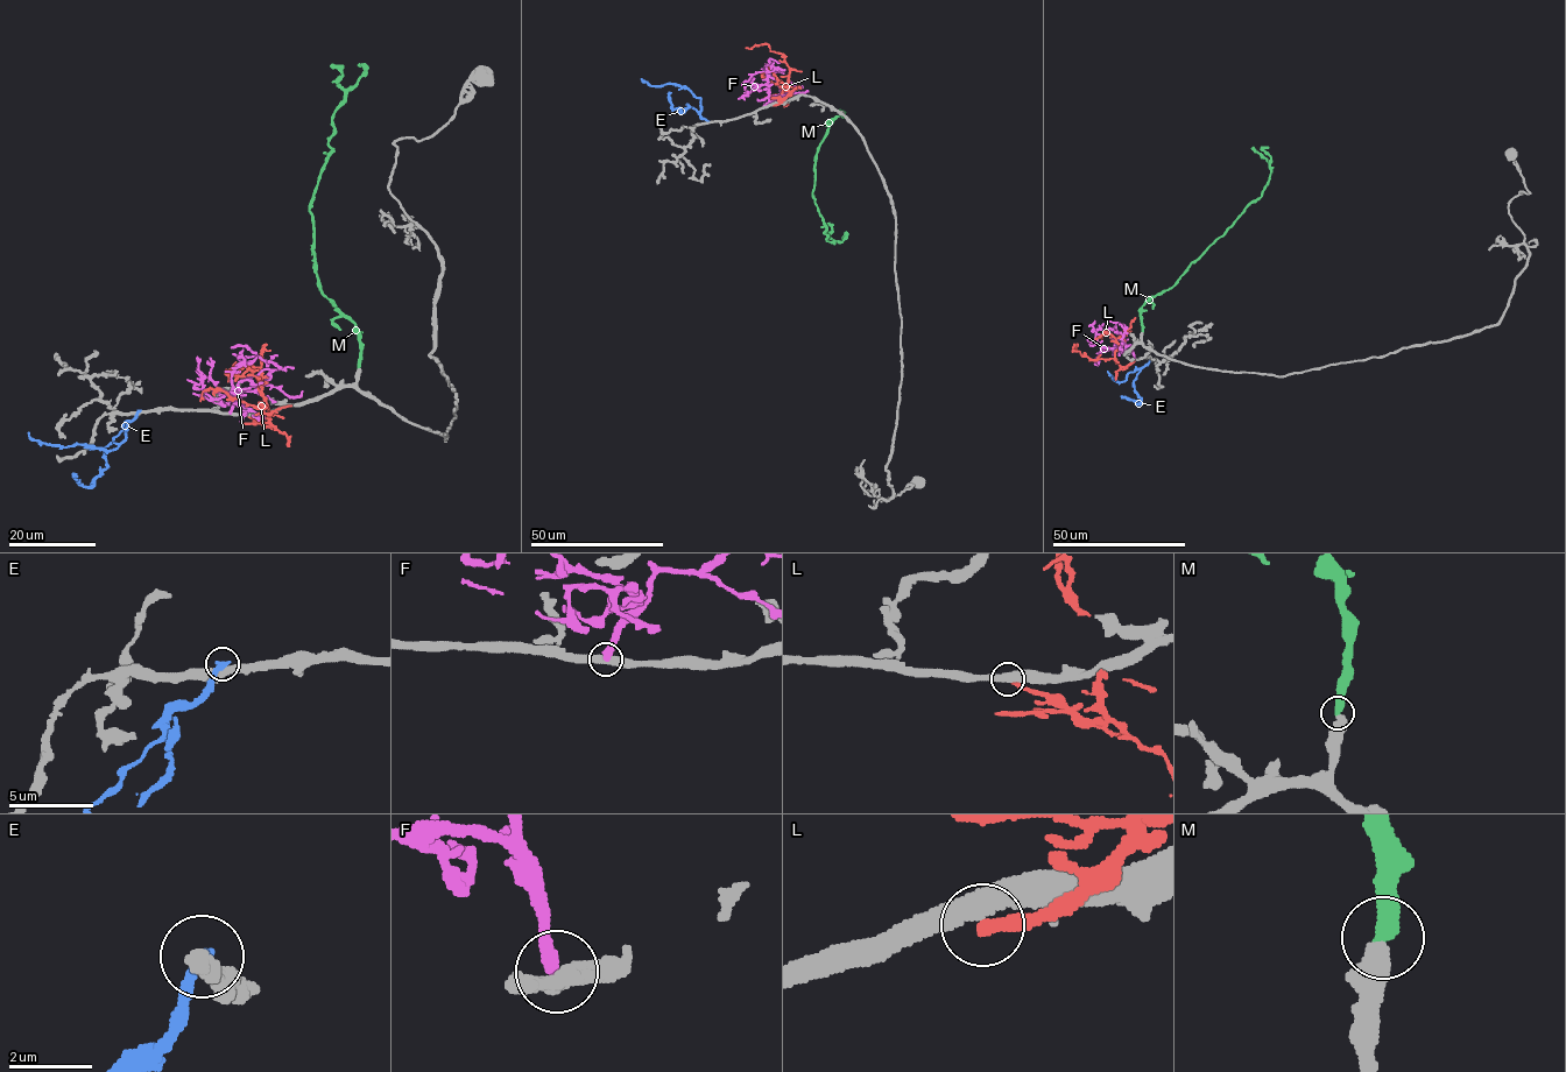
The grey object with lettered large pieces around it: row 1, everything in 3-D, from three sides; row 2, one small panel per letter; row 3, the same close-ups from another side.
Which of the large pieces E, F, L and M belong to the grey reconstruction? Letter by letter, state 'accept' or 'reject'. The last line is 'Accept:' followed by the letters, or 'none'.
E: reject
F: reject
L: reject
M: accept
Accept: M

